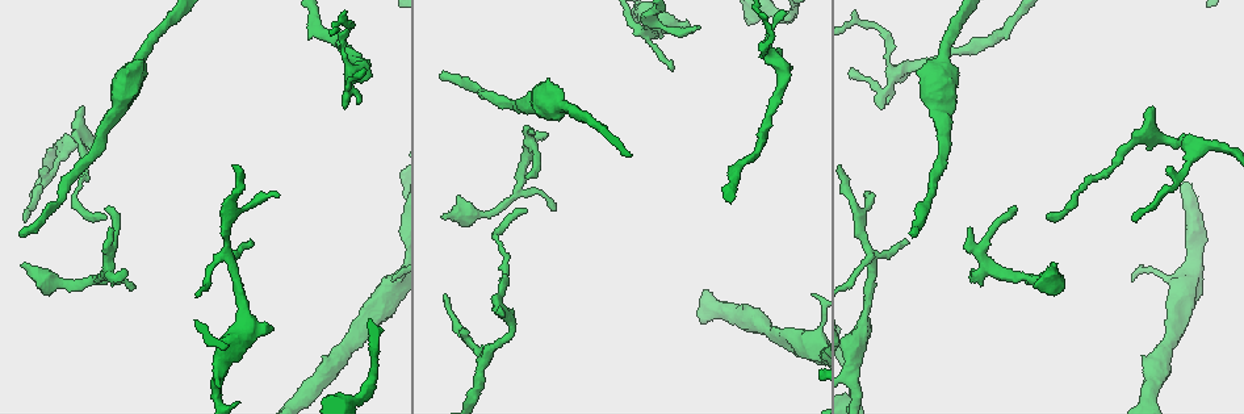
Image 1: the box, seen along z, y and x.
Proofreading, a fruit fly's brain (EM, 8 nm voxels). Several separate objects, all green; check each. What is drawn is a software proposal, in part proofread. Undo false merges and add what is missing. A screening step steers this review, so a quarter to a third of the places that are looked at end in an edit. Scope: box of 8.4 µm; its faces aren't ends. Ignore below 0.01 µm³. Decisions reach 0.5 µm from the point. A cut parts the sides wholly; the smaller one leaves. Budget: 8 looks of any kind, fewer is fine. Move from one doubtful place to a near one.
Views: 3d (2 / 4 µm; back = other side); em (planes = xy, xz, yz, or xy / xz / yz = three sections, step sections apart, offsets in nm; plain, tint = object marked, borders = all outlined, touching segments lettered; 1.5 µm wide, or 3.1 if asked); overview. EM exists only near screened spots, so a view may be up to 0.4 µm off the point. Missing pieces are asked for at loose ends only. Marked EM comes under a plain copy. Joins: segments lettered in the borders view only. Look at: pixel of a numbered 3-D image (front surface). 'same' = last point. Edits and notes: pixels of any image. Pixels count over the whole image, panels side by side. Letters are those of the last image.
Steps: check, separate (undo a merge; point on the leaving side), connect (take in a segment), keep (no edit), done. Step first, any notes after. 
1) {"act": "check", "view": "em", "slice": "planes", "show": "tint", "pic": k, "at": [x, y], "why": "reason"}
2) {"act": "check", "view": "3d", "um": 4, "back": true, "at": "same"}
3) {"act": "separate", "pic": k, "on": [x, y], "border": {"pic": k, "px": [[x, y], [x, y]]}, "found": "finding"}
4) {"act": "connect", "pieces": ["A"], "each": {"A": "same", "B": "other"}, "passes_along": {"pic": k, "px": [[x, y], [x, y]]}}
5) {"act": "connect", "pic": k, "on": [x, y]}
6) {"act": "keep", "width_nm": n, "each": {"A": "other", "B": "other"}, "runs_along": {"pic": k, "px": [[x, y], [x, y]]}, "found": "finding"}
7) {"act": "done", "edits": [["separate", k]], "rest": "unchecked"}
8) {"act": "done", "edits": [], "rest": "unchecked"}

{"act": "check", "view": "em", "slice": "planes", "show": "borders", "pic": 1, "at": [22, 233], "why": "thin end"}

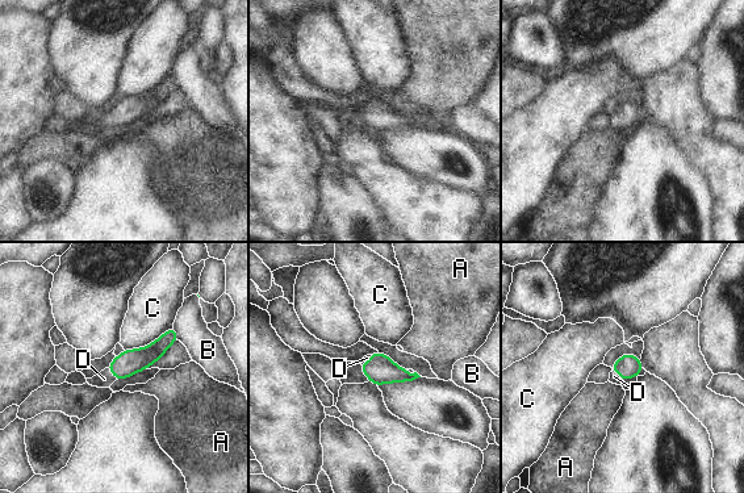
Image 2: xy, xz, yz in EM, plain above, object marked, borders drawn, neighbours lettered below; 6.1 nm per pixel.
{"act": "connect", "pieces": ["D"], "each": {"A": "other", "B": "other", "C": "other", "D": "same"}, "found": "it goes on there"}

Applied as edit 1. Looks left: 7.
{"act": "check", "view": "overview"}

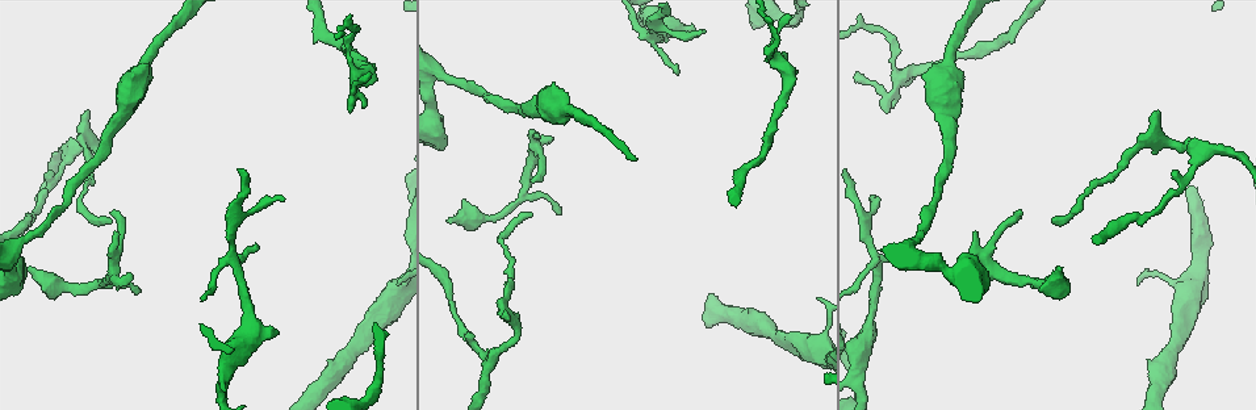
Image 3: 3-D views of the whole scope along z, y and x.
{"act": "check", "view": "3d", "um": 2, "pic": 3, "at": [1058, 267], "why": "free end"}

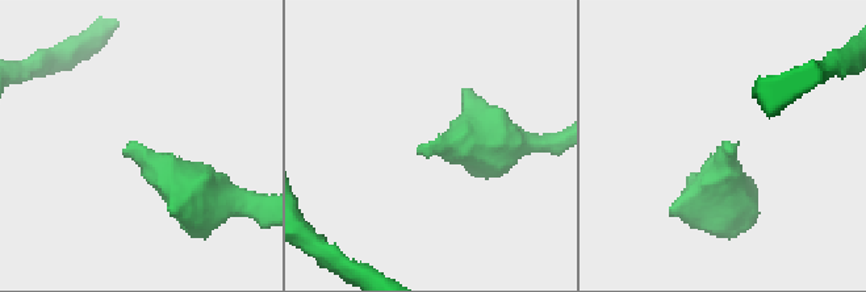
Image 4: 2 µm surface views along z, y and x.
{"act": "check", "view": "em", "slice": "planes", "show": "borders", "pic": 4, "at": [130, 144], "why": "shape alone is not enough"}

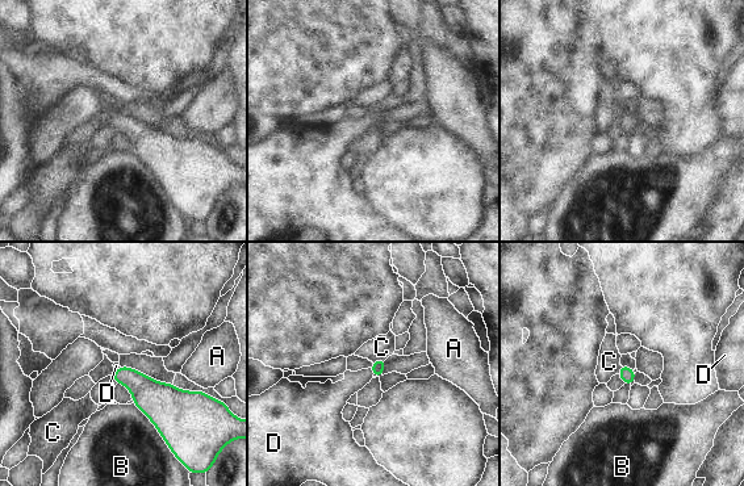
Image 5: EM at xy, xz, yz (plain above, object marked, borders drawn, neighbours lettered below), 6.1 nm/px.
{"act": "connect", "pieces": ["D"], "each": {"A": "other", "B": "other", "C": "other", "D": "same"}, "passes_along": {"pic": 5, "px": [[376, 367], [372, 371], [338, 393]]}, "found": "it goes on there"}

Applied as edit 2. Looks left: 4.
{"act": "check", "view": "em", "slice": "yz", "step": 8, "show": "borders", "pic": 3, "at": [1157, 112], "why": "tapers out"}

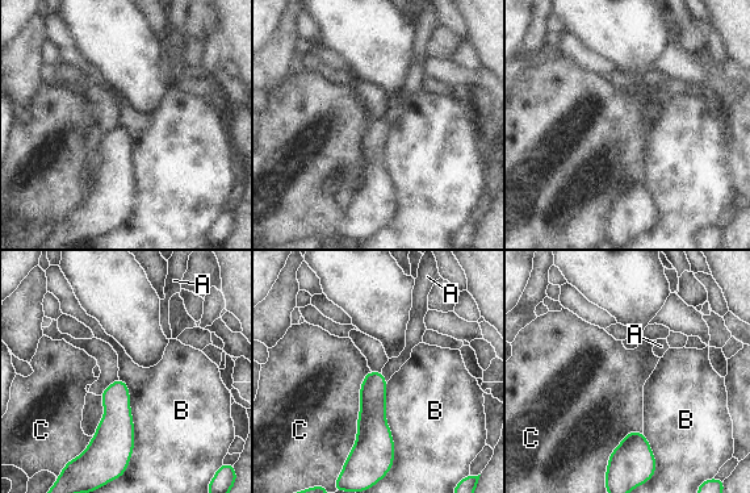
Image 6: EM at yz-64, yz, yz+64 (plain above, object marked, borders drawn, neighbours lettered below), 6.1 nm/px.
{"act": "check", "view": "em", "slice": "planes", "show": "borders", "at": "same", "why": "another direction"}

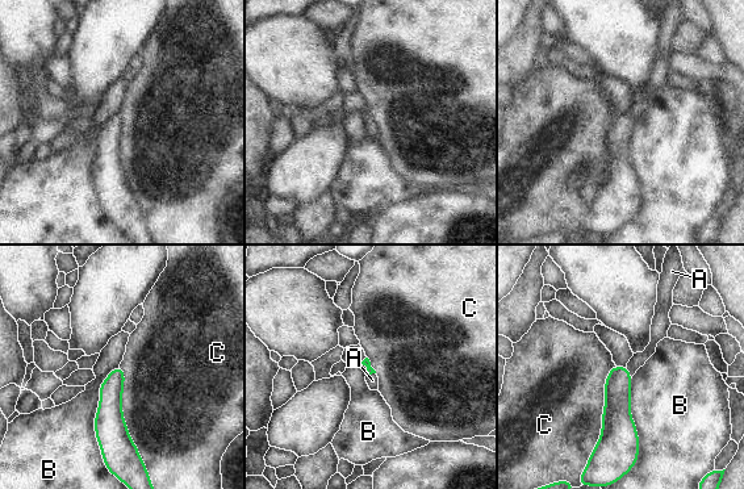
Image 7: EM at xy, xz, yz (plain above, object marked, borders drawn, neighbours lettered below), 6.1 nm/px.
{"act": "connect", "pieces": ["A"], "each": {"A": "same", "B": "other", "C": "other"}, "passes_along": {"pic": 7, "px": [[617, 410], [628, 372], [639, 359]]}, "found": "the neuron continues"}

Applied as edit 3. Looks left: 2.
{"act": "check", "view": "overview", "why": "redraw"}

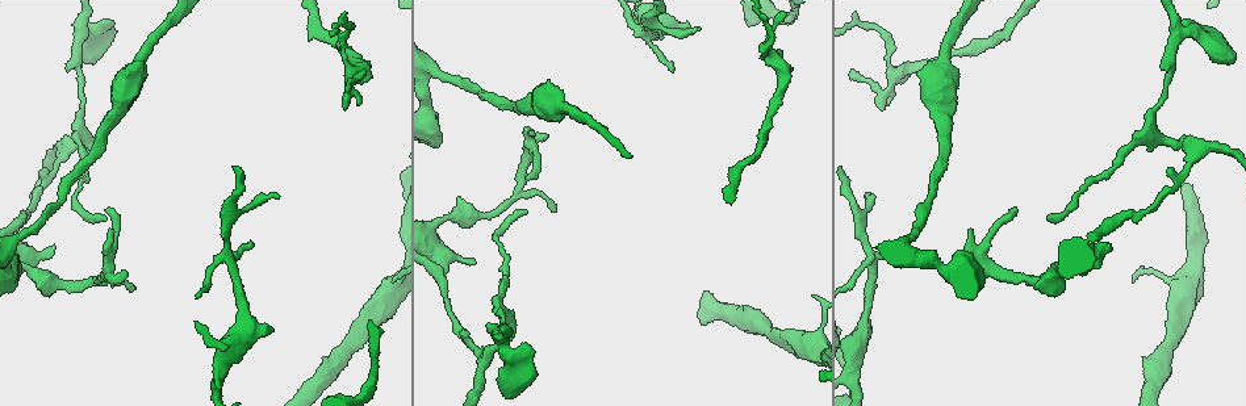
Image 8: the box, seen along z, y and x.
{"act": "check", "view": "em", "slice": "planes", "show": "borders", "pic": 8, "at": [869, 261], "why": "side arm on a straight run"}

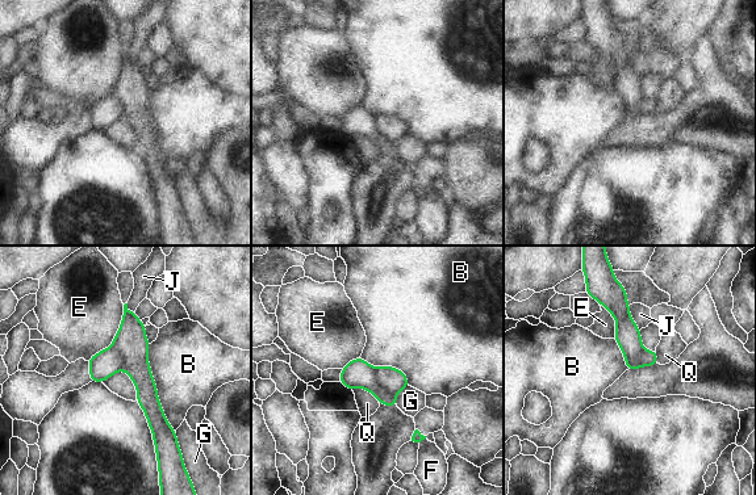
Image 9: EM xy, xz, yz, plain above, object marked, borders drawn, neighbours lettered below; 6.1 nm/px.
{"act": "separate", "pic": 9, "on": [358, 373], "longest_contact_nm": ["B", 550], "each": {"B": "other", "E": "other", "F": "other", "G": "other", "J": "other", "Q": "other"}, "found": "a second neuron is stuck on"}

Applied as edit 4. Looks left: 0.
{"act": "done", "edits": [["connect", 2], ["connect", 5], ["connect", 7], ["separate", 9]], "rest": "unchecked"}

